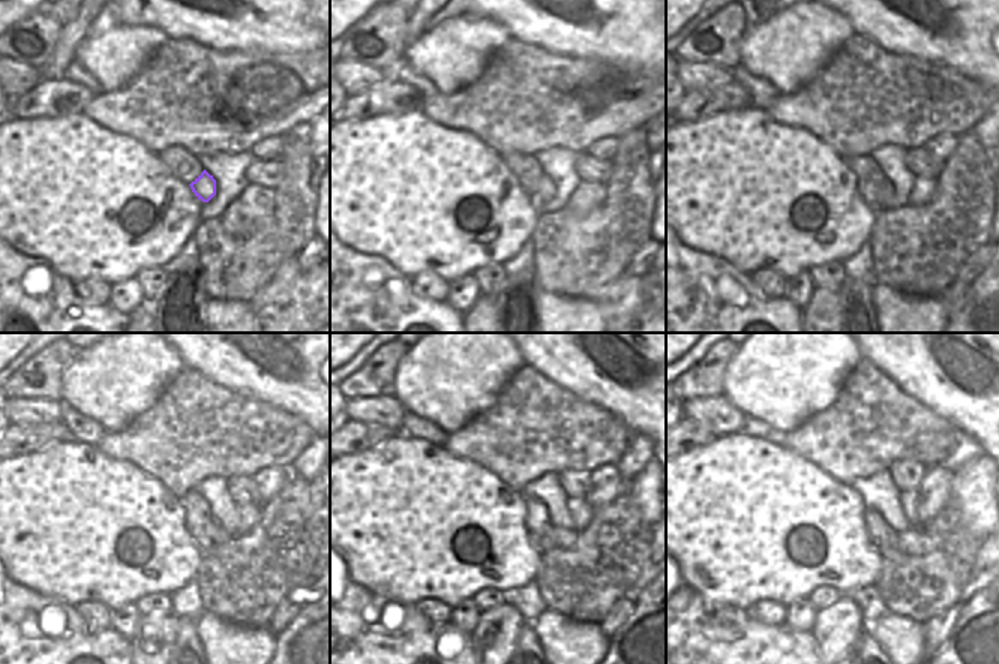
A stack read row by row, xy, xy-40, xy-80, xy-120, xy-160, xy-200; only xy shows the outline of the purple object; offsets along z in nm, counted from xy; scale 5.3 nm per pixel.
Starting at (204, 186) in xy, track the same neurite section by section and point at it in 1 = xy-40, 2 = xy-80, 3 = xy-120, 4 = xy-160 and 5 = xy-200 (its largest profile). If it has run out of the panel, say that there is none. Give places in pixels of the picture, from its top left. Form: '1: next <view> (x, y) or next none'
1: next xy-40 (546, 191)
2: next xy-80 (887, 195)
3: next xy-120 (219, 535)
4: next xy-160 (563, 537)
5: next xy-200 (914, 541)

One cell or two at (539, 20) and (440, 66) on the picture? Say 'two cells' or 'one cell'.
two cells

